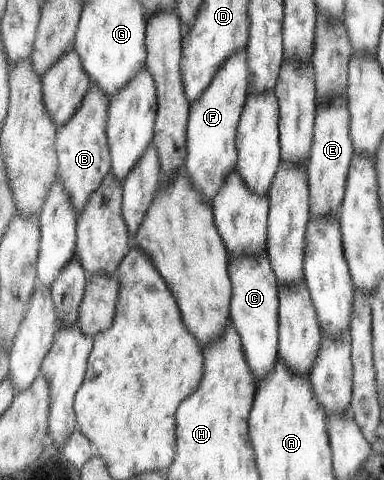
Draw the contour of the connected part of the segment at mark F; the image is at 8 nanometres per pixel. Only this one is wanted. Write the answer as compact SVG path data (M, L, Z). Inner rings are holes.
M240 50L224 62L198 101L190 104L190 120L187 122L187 160L184 168L196 182L196 190L204 194L208 202L216 198L223 188L228 174L234 172L238 164L238 126L246 108L251 86L251 63L248 52Z

